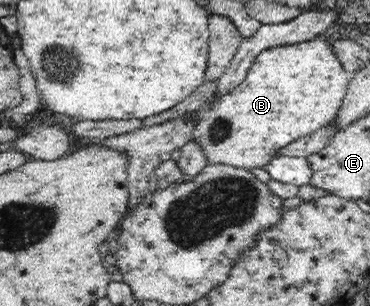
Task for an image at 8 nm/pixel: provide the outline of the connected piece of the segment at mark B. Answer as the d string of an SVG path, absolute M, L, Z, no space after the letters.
M324 36L297 45L262 51L246 76L235 87L214 96L201 110L191 144L200 149L208 164L226 164L245 170L265 169L293 141L317 131L333 119L344 101L349 81L334 58Z

